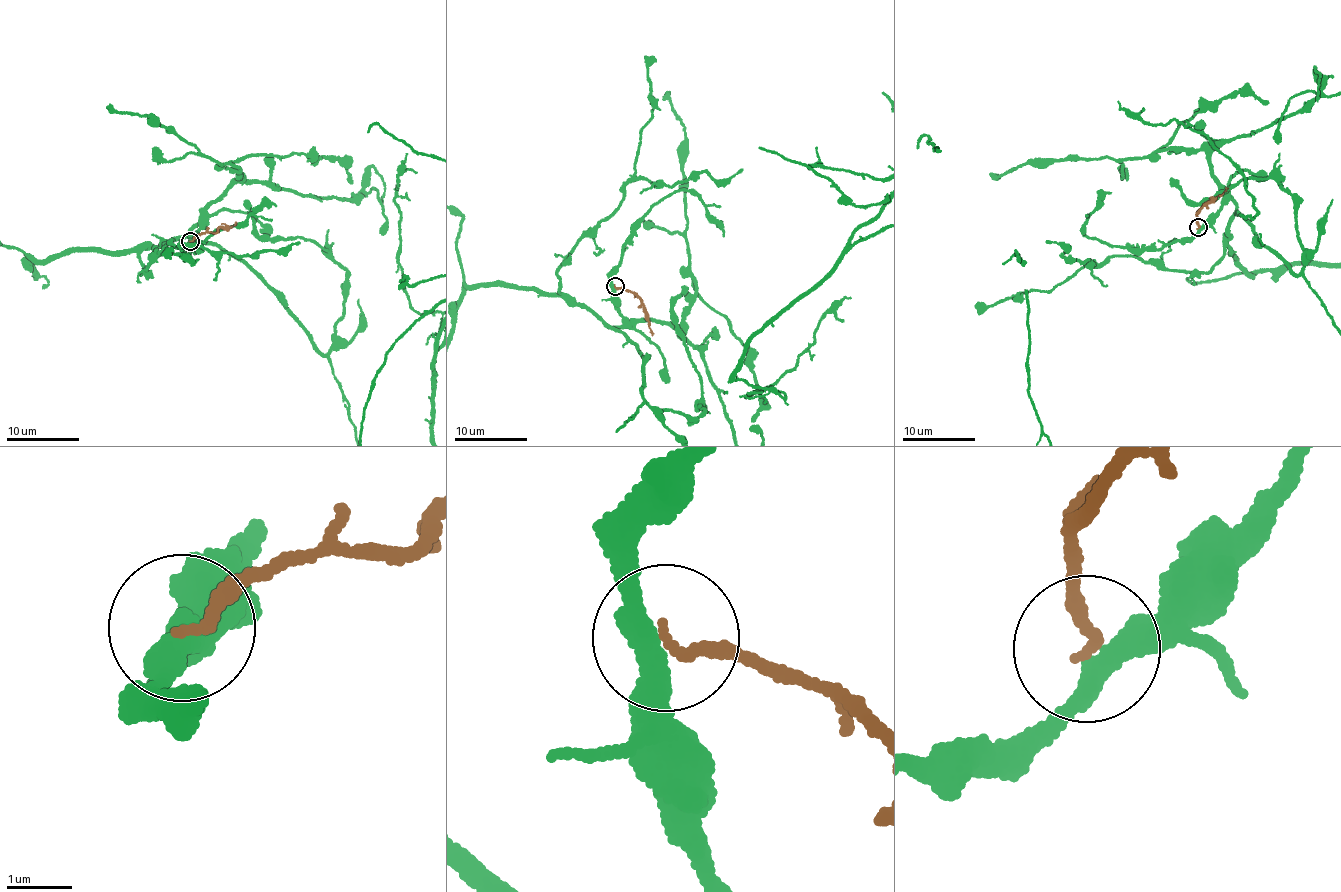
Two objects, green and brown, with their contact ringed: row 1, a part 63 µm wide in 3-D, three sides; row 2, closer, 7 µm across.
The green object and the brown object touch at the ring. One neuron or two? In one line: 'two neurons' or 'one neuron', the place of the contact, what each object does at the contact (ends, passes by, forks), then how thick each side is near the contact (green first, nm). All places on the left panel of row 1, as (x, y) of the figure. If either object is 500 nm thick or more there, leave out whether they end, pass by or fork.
two neurons; at (190, 241); green passes by; brown ends there; 360 nm thick on the green side, 180 nm on the other

